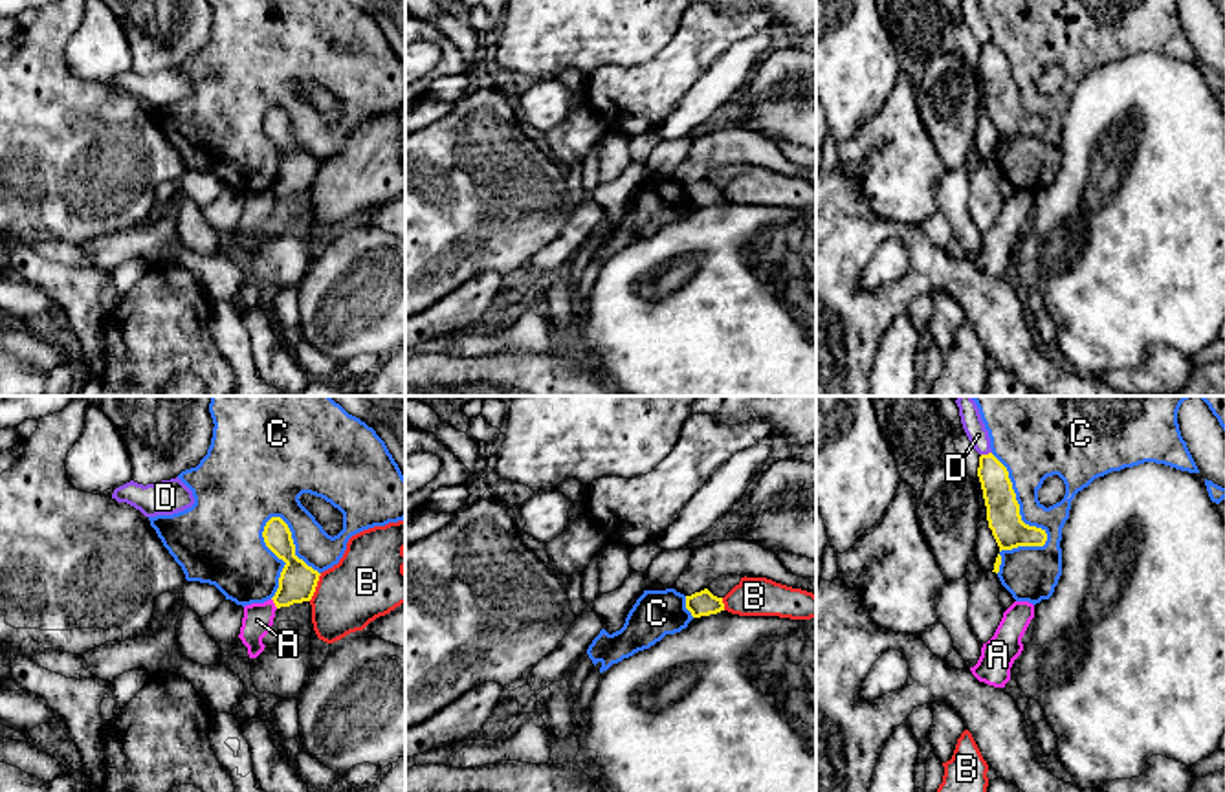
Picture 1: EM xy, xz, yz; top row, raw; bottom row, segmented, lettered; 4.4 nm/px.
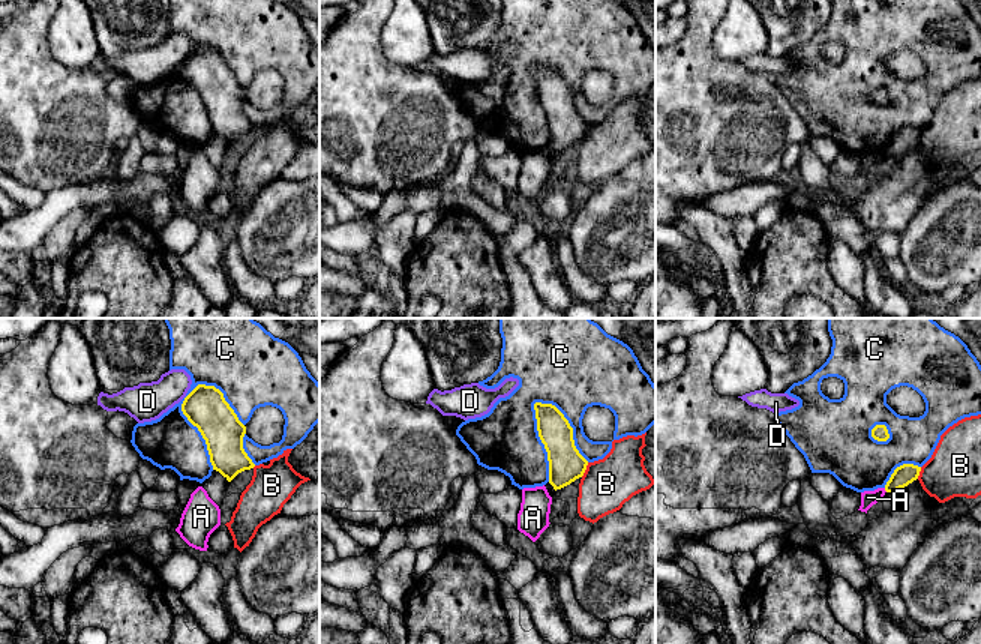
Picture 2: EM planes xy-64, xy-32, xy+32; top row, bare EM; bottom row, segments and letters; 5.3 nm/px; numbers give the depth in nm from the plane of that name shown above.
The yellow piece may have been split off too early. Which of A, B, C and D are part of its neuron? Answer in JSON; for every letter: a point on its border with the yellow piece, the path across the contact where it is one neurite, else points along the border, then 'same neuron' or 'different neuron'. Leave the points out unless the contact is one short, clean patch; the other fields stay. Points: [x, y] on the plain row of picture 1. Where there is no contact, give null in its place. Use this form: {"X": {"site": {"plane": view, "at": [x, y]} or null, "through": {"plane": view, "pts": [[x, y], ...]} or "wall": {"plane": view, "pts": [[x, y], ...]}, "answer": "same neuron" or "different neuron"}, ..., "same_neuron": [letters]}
{"A": {"site": {"plane": "xy", "at": [274, 191]}, "wall": {"plane": "xy", "pts": [[272, 187], [277, 197]]}, "answer": "different neuron"}, "B": {"site": {"plane": "xy", "at": [316, 175]}, "wall": {"plane": "xy", "pts": [[321, 164], [309, 189]]}, "answer": "different neuron"}, "C": {"site": {"plane": "yz", "at": [1038, 118]}, "answer": "different neuron"}, "D": {"site": {"plane": "yz", "at": [985, 44]}, "wall": {"plane": "yz", "pts": [[991, 41], [982, 44]]}, "answer": "different neuron"}, "same_neuron": []}

